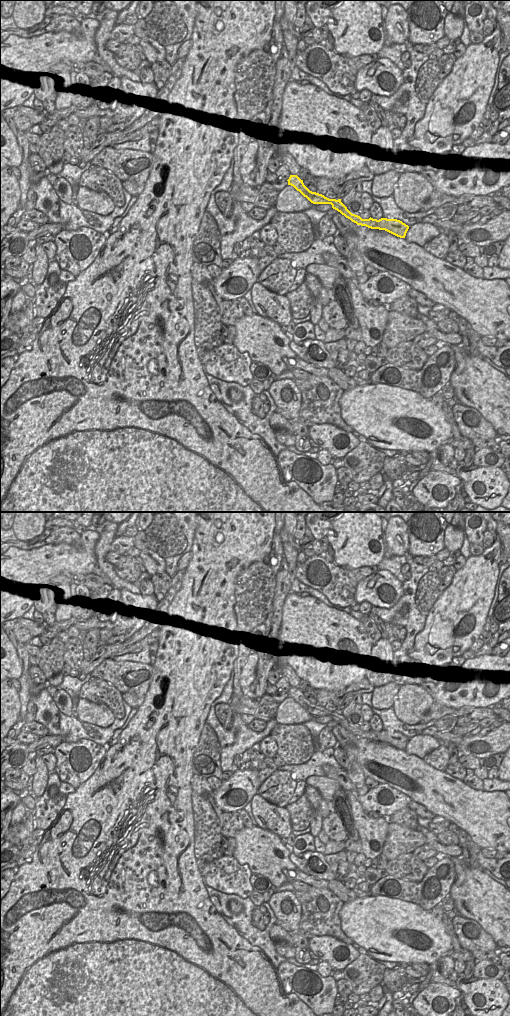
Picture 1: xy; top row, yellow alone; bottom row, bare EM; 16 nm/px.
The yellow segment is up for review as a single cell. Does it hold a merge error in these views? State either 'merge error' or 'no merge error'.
no merge error

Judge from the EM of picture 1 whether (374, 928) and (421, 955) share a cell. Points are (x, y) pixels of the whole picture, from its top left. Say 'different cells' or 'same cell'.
same cell

